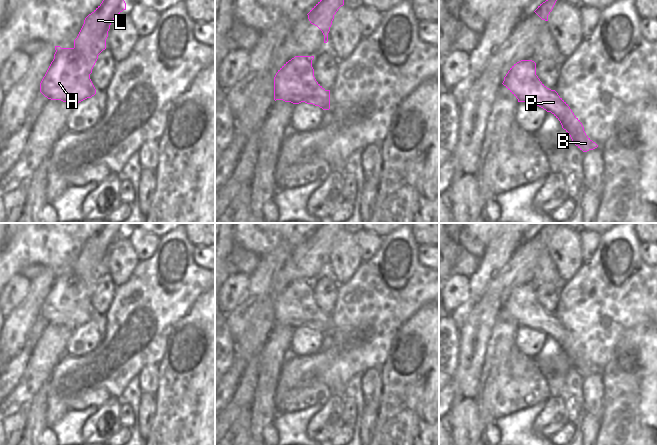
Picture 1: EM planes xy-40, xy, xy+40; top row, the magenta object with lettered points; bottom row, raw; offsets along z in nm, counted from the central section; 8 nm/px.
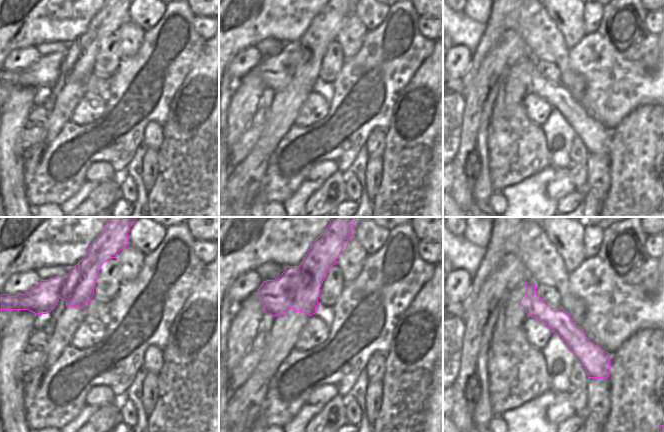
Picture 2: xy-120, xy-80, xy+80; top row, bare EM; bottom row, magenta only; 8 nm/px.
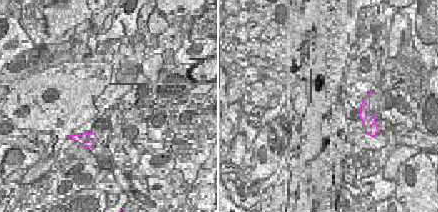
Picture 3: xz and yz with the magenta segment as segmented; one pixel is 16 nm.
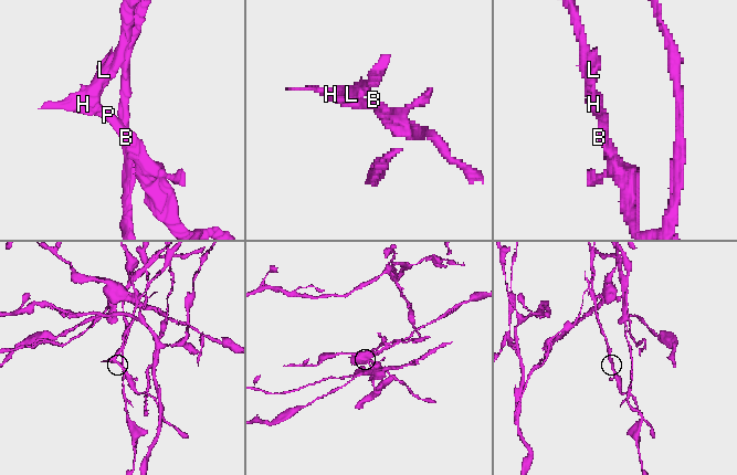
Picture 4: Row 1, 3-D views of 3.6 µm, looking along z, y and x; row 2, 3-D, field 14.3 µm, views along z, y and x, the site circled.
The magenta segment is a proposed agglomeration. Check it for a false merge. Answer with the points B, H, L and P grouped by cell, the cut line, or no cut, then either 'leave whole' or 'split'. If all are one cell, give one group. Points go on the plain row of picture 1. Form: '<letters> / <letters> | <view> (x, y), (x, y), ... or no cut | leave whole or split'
B H P / L | xy-40 (73, 272), (84, 283), (84, 289), (73, 300), (89, 298) | split

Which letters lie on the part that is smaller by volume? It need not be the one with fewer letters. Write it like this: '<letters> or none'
B, H, P

